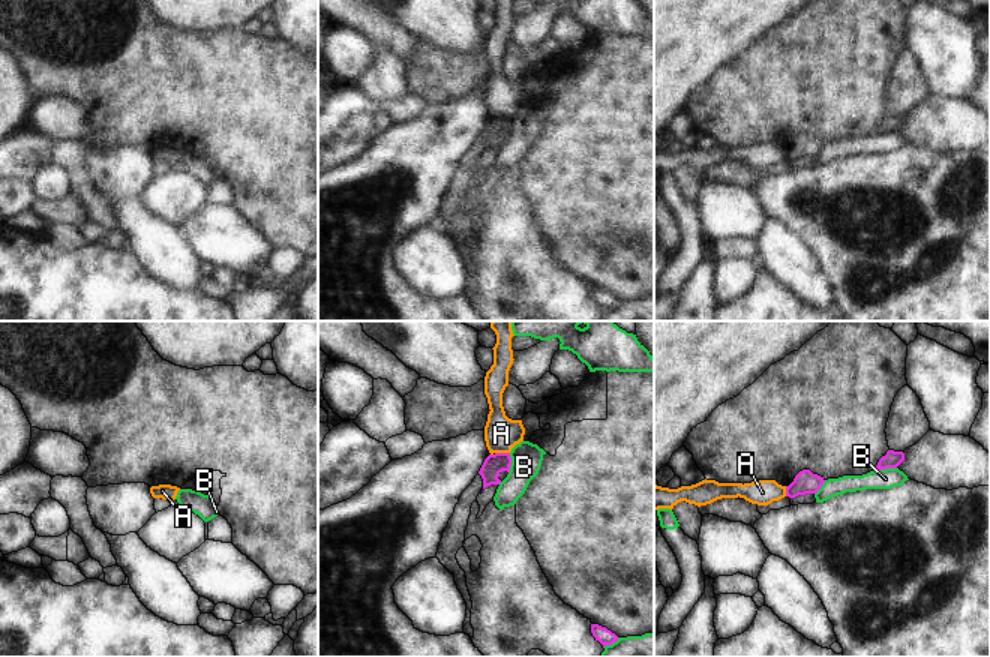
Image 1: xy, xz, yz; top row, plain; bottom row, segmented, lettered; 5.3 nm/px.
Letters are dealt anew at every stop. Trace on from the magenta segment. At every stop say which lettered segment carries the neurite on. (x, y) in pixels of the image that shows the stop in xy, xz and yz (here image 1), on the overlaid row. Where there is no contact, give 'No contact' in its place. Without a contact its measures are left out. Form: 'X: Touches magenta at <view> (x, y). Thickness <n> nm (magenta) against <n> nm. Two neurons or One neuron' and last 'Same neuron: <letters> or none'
A: Touches magenta at xz (503, 453). Thickness 110 nm (magenta) against 190 nm. Two neurons
B: Touches magenta at yz (885, 468). Thickness 90 nm (magenta) against 110 nm. Two neurons
Same neuron: none.

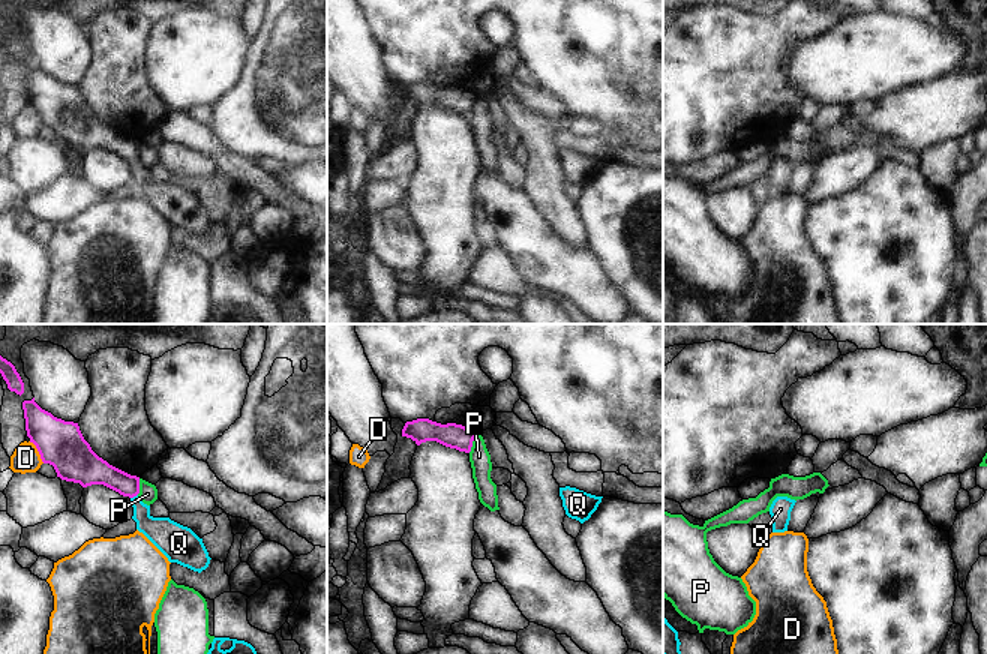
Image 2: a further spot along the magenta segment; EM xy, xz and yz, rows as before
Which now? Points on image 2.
D: Touches magenta at xy (38, 450). Thickness 240 nm (magenta) against 150 nm. Two neurons
P: Touches magenta at xz (471, 443). Thickness 130 nm (magenta) against 110 nm. Two neurons
Q: Touches magenta at xy (134, 495). Thickness 150 nm (magenta) against 160 nm. One neuron
Same neuron: Q.

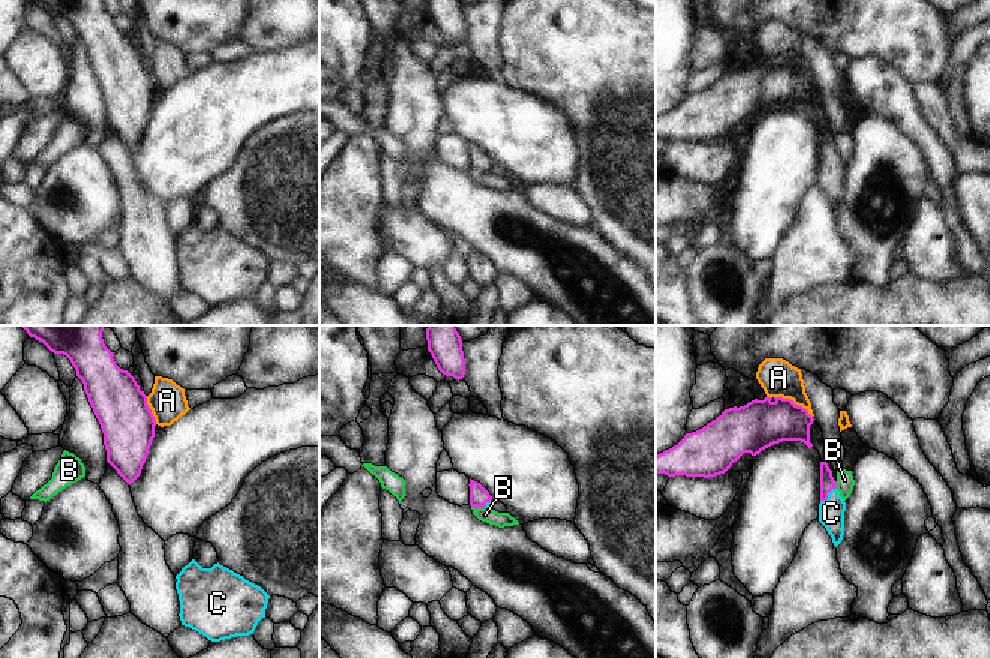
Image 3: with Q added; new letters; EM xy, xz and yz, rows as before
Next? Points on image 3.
A: Touches magenta at yz (792, 402). Thickness 260 nm (magenta) against 200 nm. Two neurons
B: Touches magenta at xz (479, 507). Thickness 100 nm (magenta) against 80 nm. Two neurons
C: Touches magenta at yz (827, 495). Thickness 80 nm (magenta) against 140 nm. One neuron
Same neuron: C.

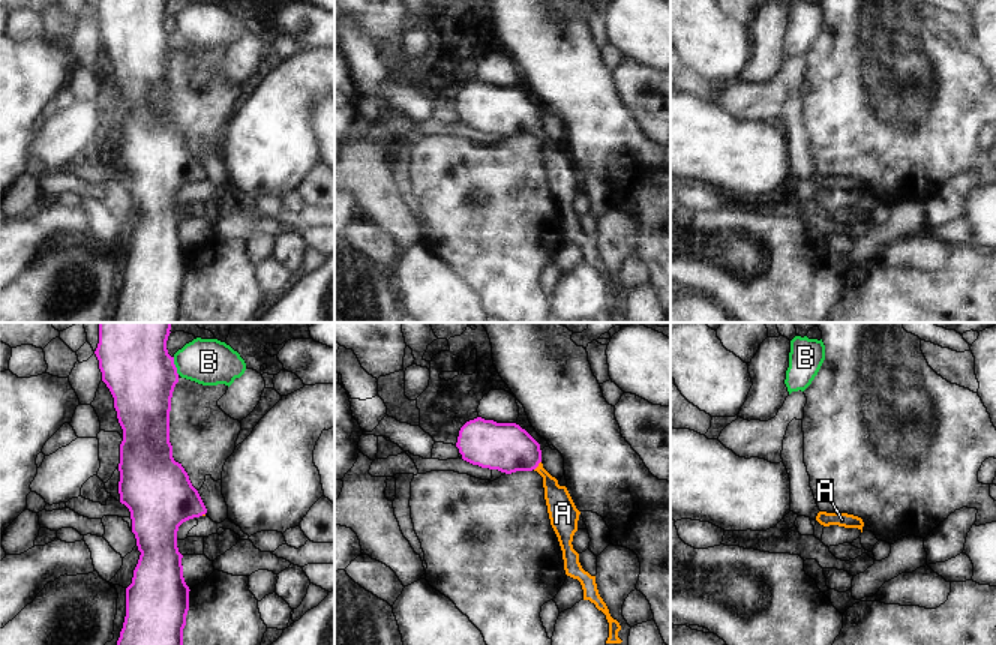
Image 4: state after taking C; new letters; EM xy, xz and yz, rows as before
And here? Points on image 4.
A: Touches magenta at xz (537, 465). Thickness 260 nm (magenta) against 140 nm. One neuron
B: Touches magenta at xy (174, 366). Thickness 380 nm (magenta) against 260 nm. Two neurons
Same neuron: A.

